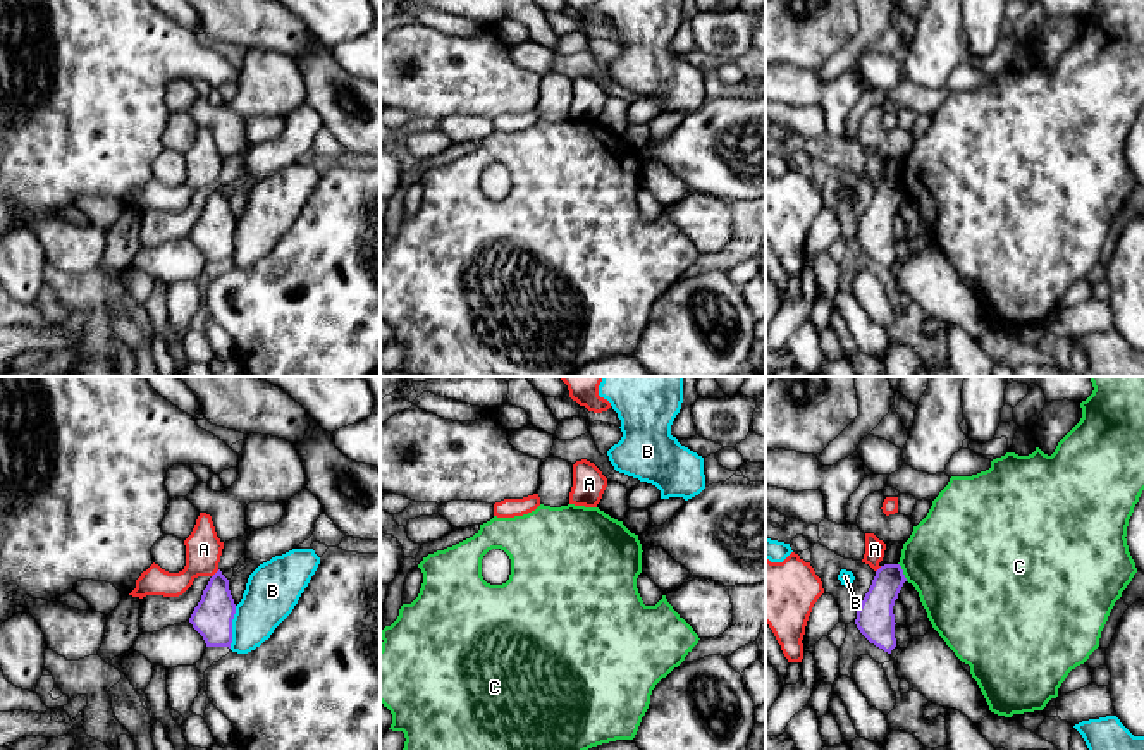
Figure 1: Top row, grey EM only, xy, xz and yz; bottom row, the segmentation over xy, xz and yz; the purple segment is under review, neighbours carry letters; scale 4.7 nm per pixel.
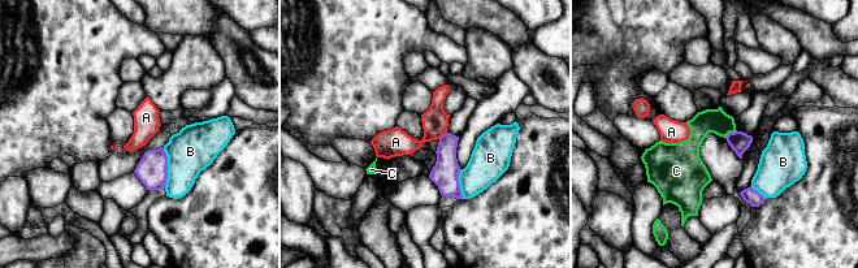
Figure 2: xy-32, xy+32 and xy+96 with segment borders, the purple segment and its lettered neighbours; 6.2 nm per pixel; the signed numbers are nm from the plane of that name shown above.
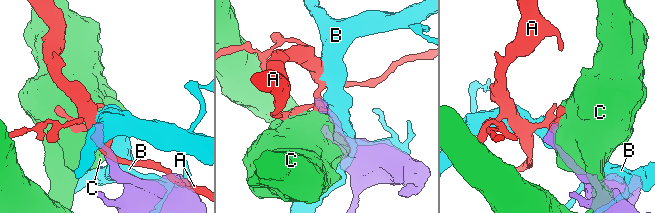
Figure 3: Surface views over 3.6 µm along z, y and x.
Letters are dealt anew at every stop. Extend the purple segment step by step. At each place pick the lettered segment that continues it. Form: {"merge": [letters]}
{"merge": []}

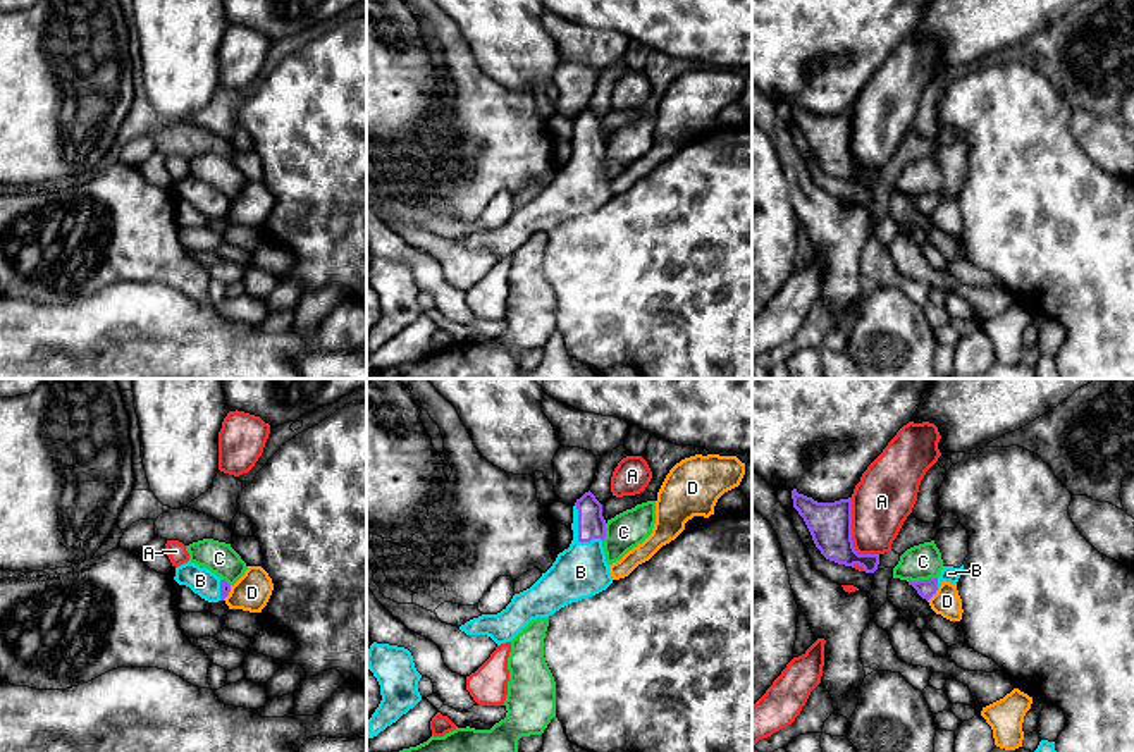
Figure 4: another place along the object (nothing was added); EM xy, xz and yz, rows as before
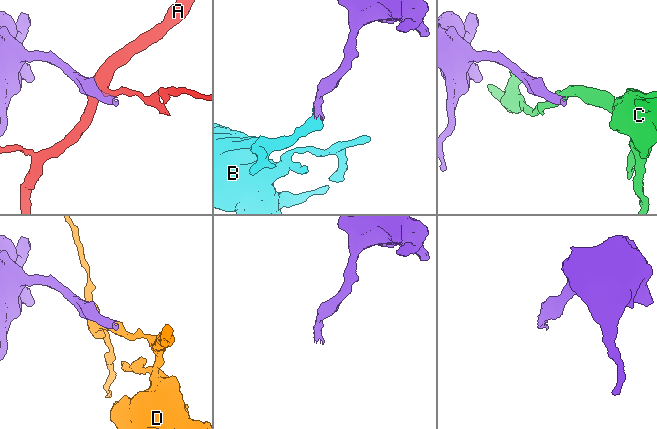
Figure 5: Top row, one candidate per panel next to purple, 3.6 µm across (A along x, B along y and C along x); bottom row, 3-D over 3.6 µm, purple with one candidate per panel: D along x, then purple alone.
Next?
{"merge": ["B"]}

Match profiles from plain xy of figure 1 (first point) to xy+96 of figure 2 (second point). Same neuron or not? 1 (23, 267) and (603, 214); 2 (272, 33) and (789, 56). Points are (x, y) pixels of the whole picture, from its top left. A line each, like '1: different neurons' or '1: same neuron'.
1: different neurons
2: different neurons

